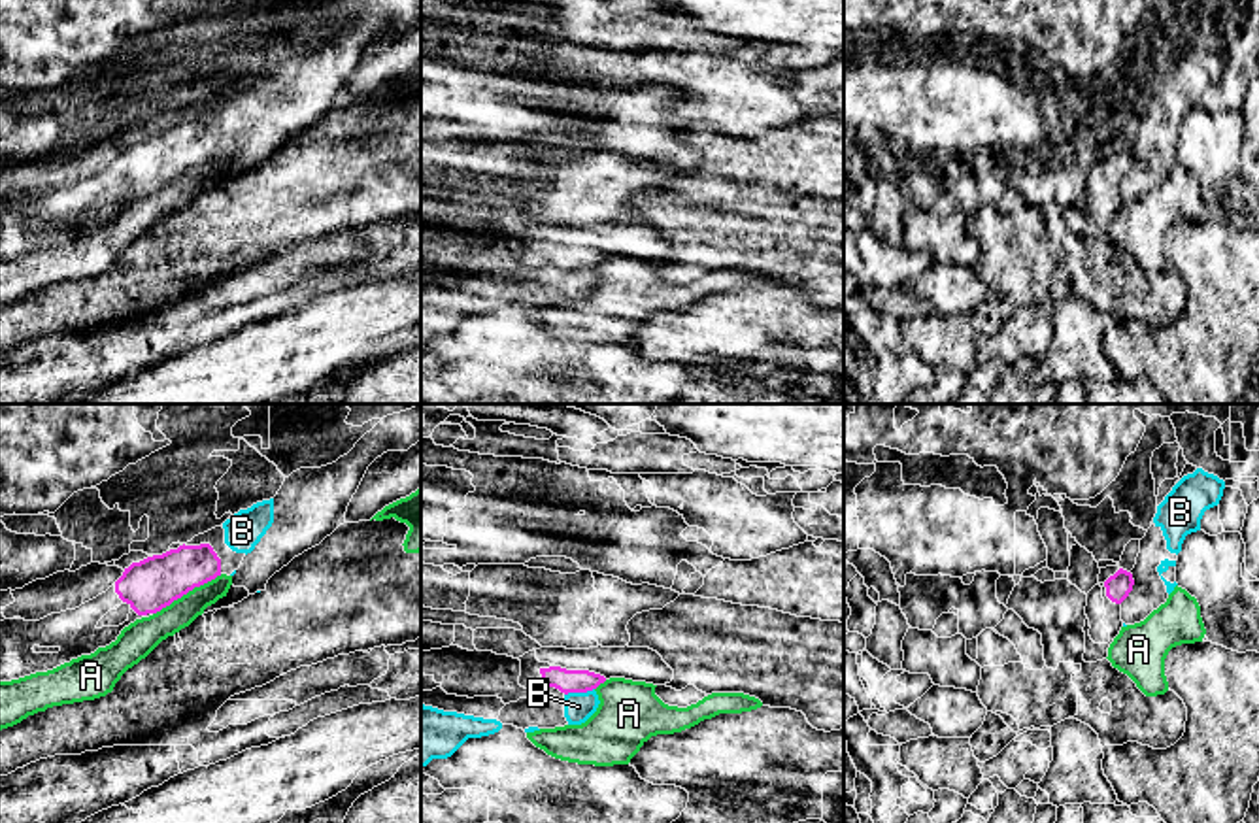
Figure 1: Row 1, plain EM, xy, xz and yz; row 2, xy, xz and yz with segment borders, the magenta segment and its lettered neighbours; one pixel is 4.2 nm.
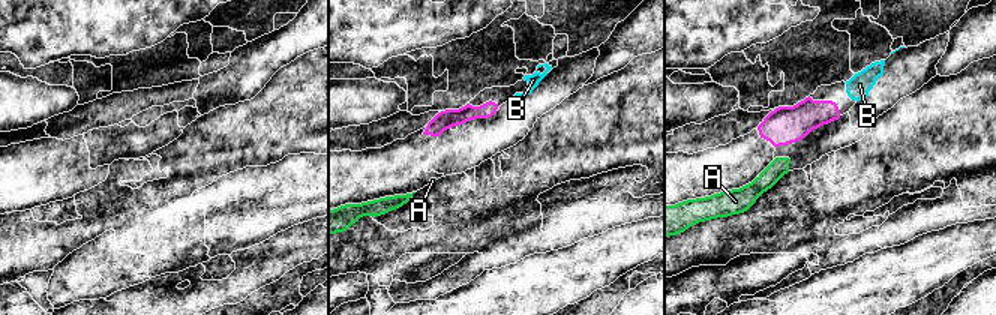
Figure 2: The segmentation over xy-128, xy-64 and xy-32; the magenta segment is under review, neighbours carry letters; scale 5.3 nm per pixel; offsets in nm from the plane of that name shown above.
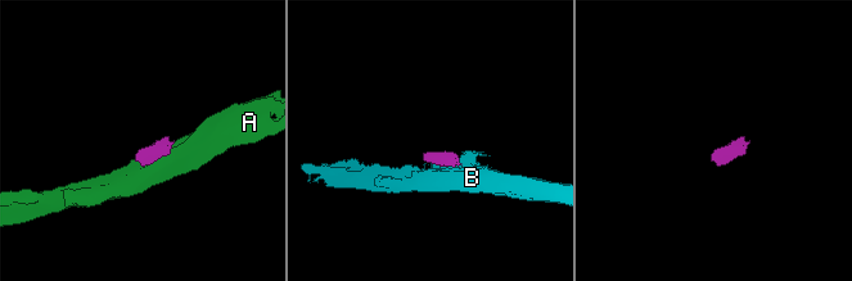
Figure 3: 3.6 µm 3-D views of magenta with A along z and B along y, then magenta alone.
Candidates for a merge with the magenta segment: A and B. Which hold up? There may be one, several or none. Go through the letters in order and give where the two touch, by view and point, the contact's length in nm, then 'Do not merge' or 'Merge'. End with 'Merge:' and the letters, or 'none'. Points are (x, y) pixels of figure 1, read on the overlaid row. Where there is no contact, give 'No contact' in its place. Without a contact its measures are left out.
A: Touches magenta at xy (187, 591). Shared border 340 nm. Do not merge
B: Touches magenta at xz (578, 691). Shared border 130 nm. Do not merge
Merge: none

